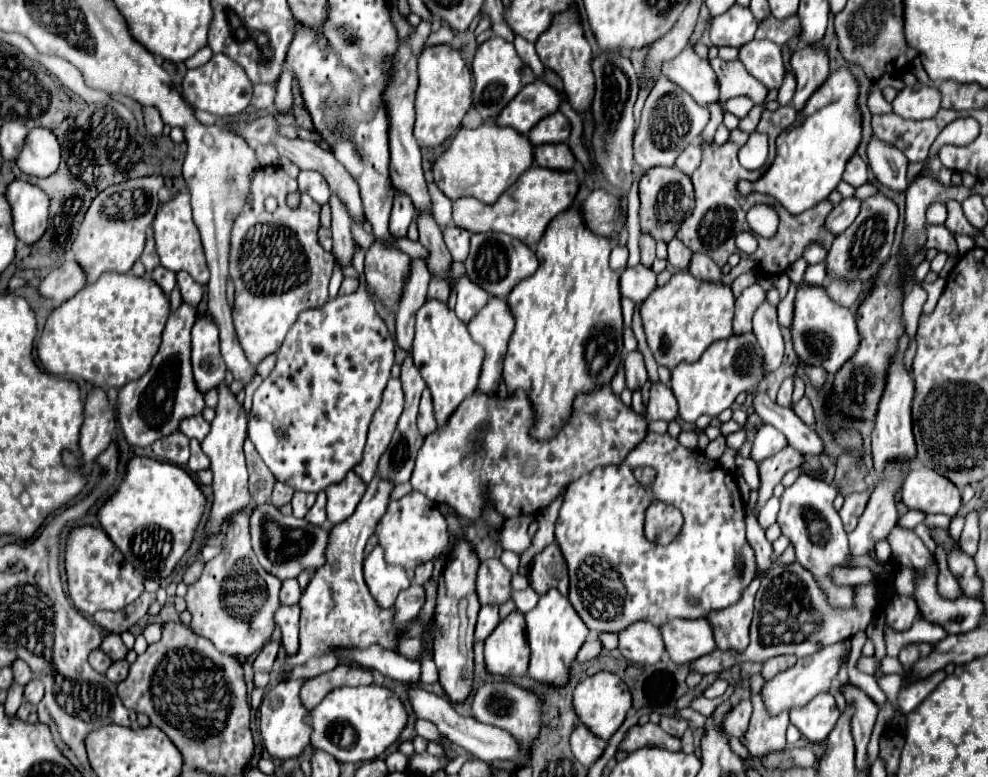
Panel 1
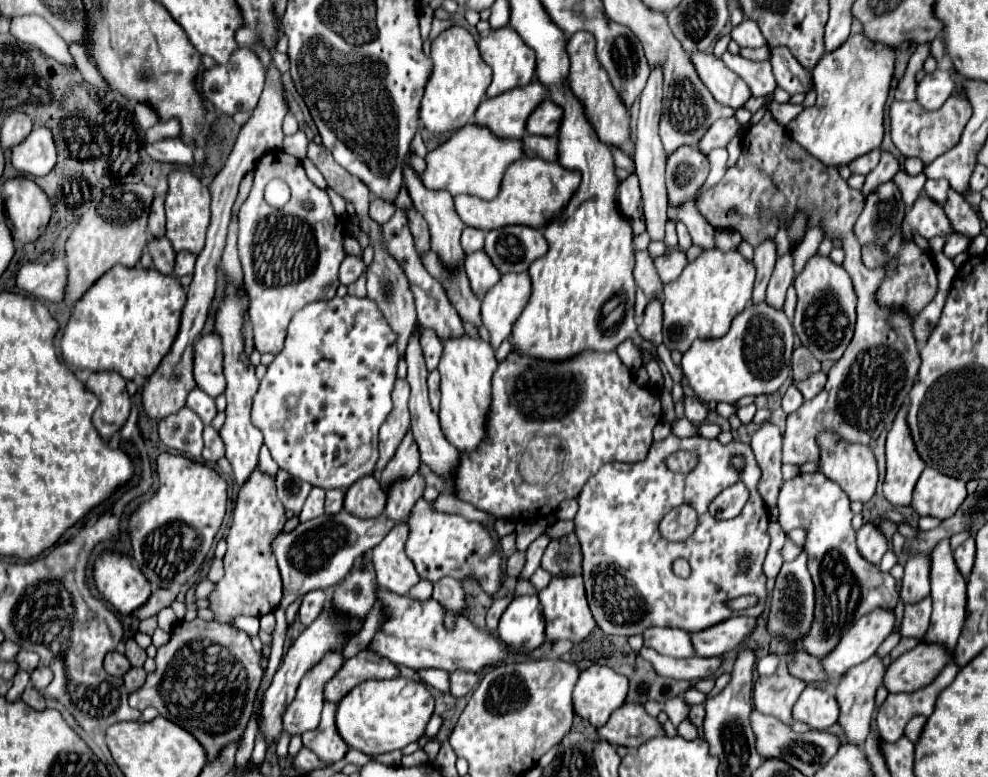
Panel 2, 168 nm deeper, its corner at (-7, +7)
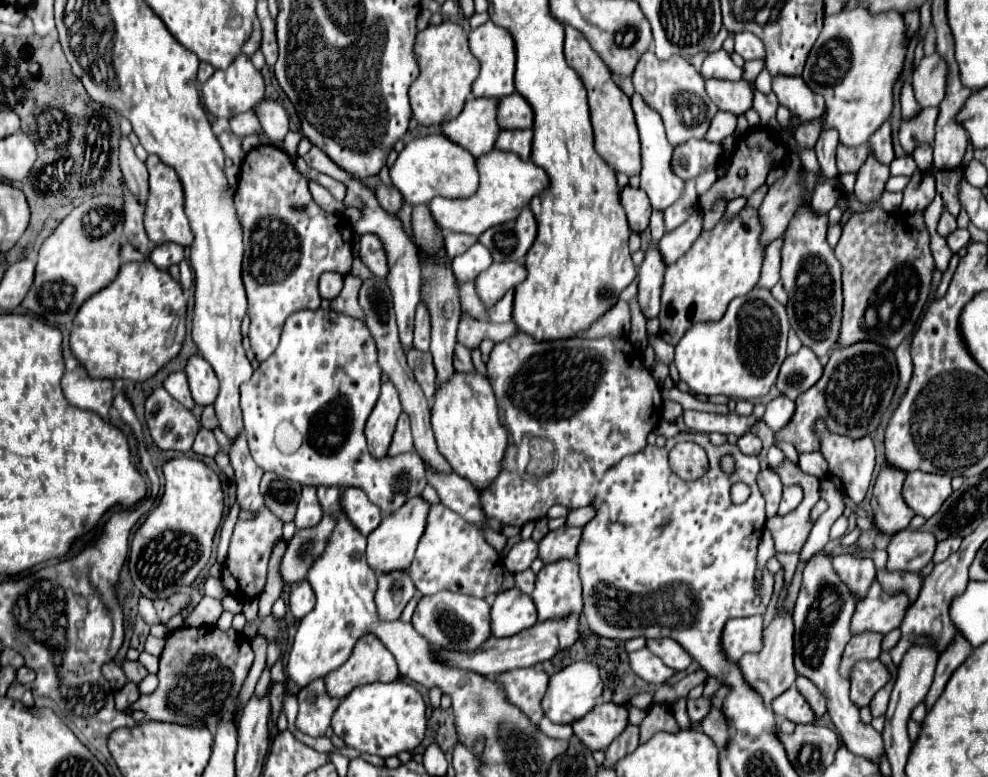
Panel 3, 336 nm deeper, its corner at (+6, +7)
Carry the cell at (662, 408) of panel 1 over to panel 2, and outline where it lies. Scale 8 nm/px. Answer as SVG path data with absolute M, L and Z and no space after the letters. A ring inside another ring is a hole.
M685 395L685 397L683 397L683 407L685 407L685 417L687 417L691 423L701 425L701 423L705 421L705 417L707 417L707 407L701 405L697 399Z

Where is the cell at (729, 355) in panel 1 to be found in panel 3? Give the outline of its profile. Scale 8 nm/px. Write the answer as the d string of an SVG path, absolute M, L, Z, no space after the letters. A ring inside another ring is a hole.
M754 287L744 297L736 297L720 321L704 321L684 333L674 357L680 379L706 397L726 395L748 401L764 397L786 359L788 329L786 307L772 297L770 289Z

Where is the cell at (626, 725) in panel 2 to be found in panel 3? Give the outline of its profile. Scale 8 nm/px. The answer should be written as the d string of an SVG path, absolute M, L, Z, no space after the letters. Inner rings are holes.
M600 703L584 717L572 721L574 735L584 741L590 751L604 751L626 729L626 725L626 709L616 703Z

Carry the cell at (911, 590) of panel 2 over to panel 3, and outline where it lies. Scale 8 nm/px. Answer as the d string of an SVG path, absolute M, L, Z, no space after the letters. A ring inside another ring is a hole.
M902 529L888 543L888 569L920 573L932 561L936 537L928 531Z

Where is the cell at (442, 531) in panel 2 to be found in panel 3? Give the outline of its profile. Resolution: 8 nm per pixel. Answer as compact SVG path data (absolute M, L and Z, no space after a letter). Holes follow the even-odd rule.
M432 505L428 513L428 525L416 549L416 557L410 565L412 579L416 581L416 589L422 595L434 595L438 591L452 591L462 595L472 595L486 599L488 595L496 595L504 581L504 565L500 555L484 541L480 529L472 523L464 521L448 509L446 505Z

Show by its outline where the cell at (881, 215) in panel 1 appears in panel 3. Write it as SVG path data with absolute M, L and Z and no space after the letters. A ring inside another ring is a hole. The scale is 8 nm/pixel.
M868 147L868 159L858 171L858 181L856 181L856 195L862 203L872 203L878 201L880 195L884 193L884 183L890 177L890 167L882 165L872 149Z

